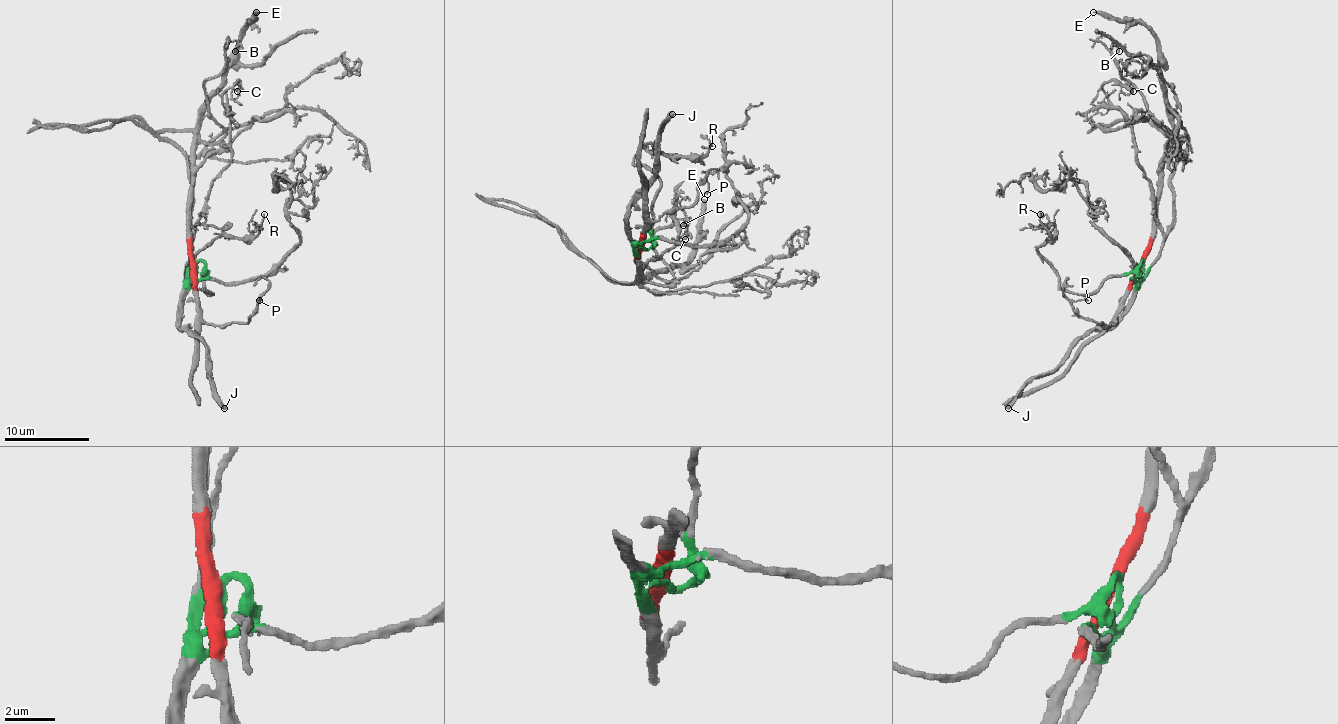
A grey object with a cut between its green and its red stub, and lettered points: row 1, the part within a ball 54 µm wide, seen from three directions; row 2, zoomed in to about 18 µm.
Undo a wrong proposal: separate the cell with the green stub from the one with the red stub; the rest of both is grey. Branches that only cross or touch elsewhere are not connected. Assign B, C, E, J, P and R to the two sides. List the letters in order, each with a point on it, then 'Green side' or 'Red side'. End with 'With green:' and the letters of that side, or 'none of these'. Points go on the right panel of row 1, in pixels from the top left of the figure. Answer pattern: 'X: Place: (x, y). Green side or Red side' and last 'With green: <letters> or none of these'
B: Place: (1119, 51). Red side
C: Place: (1133, 91). Green side
E: Place: (1093, 12). Red side
J: Place: (1008, 408). Green side
P: Place: (1088, 300). Red side
R: Place: (1040, 214). Green side
With green: C, J, R

